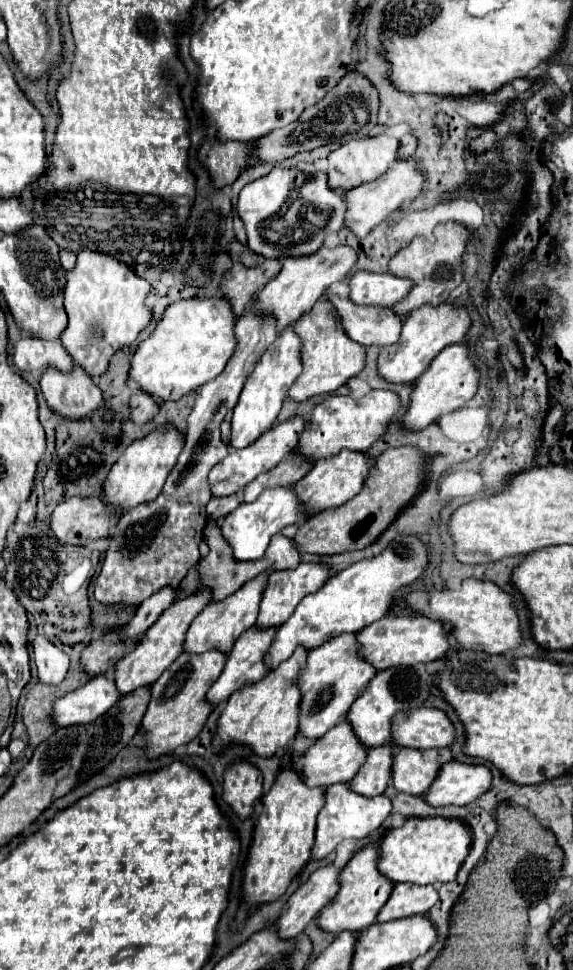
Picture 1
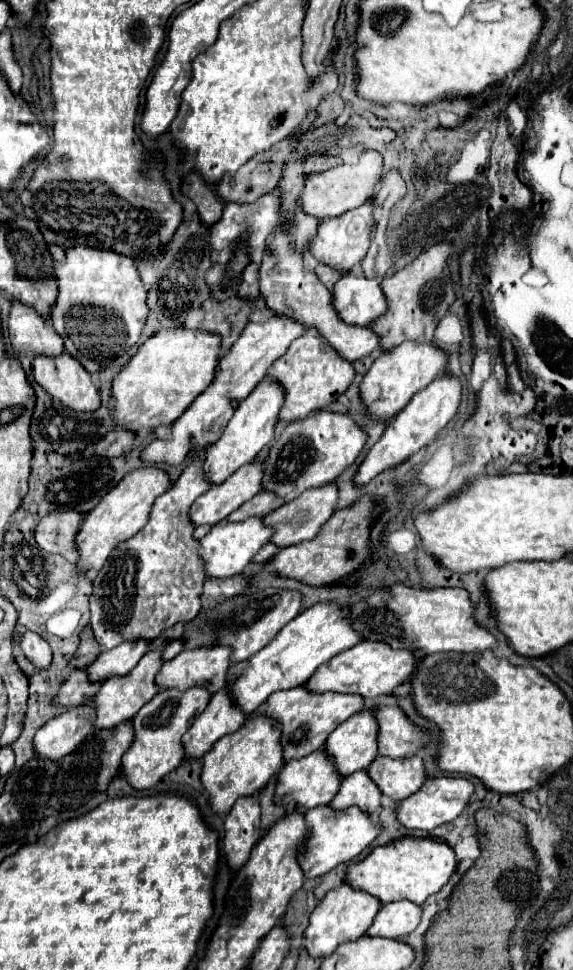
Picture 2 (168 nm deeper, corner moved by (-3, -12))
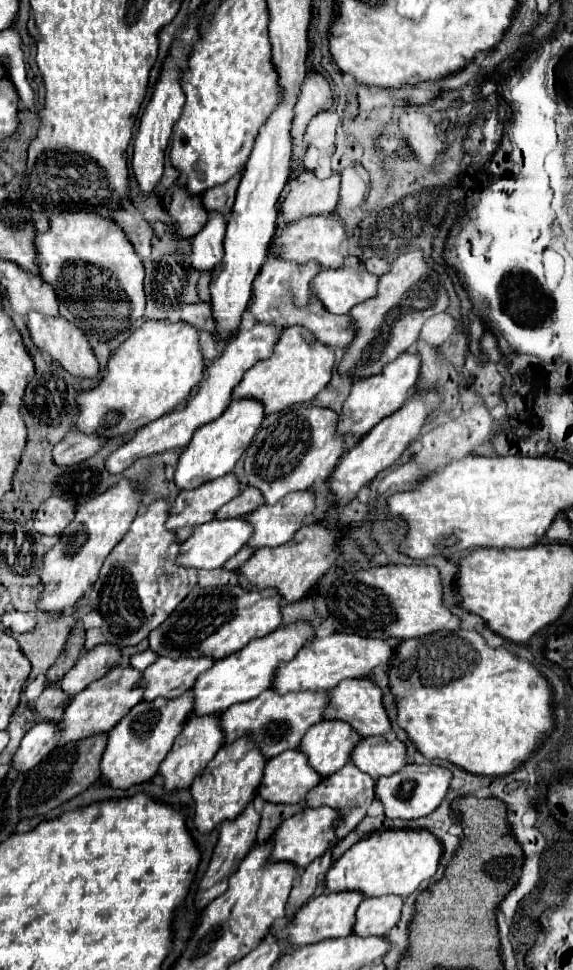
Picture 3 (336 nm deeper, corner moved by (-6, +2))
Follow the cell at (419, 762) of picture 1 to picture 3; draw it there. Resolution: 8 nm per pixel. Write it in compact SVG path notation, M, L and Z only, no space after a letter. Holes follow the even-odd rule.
M364 738L350 752L350 760L356 768L370 774L374 780L390 776L408 764L406 746L396 738Z

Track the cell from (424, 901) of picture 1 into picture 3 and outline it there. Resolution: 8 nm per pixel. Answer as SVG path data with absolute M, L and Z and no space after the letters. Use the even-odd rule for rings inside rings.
M400 896L364 898L358 906L352 932L358 936L384 936L400 920L400 910Z

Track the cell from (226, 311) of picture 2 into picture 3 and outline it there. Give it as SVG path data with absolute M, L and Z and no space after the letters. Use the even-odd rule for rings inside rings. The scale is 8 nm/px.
M202 302L202 304L190 304L190 306L182 306L180 310L180 320L186 324L192 324L196 330L206 330L206 332L214 332L214 318L212 318L212 308L210 304Z

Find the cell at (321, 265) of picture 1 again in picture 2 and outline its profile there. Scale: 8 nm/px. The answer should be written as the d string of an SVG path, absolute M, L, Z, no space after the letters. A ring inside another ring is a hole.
M271 316L265 322L247 322L245 330L241 332L239 340L231 348L229 354L225 354L219 360L219 374L215 376L215 382L211 388L207 388L201 396L197 396L187 412L173 424L173 438L171 440L153 440L141 454L145 462L165 462L165 464L181 464L185 456L207 442L217 442L227 426L227 422L233 416L233 406L229 404L231 398L243 400L249 396L249 392L265 378L269 366L287 352L289 344L299 338L305 332L303 324L297 320L291 320L287 316Z

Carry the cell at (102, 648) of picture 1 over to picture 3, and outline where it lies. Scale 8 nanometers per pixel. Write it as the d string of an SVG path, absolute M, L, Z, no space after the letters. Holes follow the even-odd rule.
M50 684L48 688L44 688L44 692L32 700L32 702L26 702L26 706L32 710L32 712L38 712L40 720L46 720L46 722L58 722L62 718L62 712L64 708L68 706L68 694L64 694L58 684Z

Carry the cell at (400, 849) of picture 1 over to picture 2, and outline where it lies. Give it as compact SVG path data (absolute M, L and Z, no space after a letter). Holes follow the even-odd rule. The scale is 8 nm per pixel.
M399 838L391 844L373 848L367 858L351 864L347 868L345 882L373 894L383 904L393 900L411 900L415 904L423 904L431 894L441 892L455 868L457 858L449 844L435 838Z

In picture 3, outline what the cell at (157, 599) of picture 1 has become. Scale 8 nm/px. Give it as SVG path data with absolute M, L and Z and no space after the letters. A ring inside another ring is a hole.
M100 644L94 650L86 652L76 662L76 666L64 674L58 686L66 694L78 694L88 684L100 680L118 660L120 660L120 650L114 644Z

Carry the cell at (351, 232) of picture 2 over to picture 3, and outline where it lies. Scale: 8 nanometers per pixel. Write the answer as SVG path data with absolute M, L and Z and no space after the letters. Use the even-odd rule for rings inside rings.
M334 214L330 216L310 216L310 218L300 218L294 224L288 224L284 228L278 228L274 234L274 254L282 260L292 260L298 264L306 264L306 262L318 262L322 268L338 268L342 266L344 258L340 256L340 244L344 242L344 224L340 218L336 218Z

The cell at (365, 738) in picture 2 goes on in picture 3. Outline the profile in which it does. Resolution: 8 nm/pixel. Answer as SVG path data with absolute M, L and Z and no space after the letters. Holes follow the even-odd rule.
M322 720L314 724L302 738L298 750L306 754L310 766L326 778L350 762L350 752L362 740L346 722Z

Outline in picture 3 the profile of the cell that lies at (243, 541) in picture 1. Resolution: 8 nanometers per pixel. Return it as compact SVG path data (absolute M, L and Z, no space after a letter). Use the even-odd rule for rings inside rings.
M232 518L232 520L212 520L206 524L200 524L194 528L192 536L180 546L180 554L176 558L178 566L184 568L204 568L204 570L214 570L222 568L228 558L232 558L240 548L246 546L248 538L252 536L252 526L244 522L242 518Z

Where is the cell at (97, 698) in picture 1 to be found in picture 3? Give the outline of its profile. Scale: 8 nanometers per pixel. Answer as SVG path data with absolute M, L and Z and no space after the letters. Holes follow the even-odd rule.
M36 722L30 728L30 732L22 738L18 750L14 752L12 766L18 772L28 772L30 768L34 768L42 758L46 758L54 750L56 738L58 738L56 724Z

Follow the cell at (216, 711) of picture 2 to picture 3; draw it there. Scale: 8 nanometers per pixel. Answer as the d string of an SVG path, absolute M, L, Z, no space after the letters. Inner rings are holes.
M190 716L190 720L186 722L184 730L180 732L180 736L174 742L174 748L170 750L170 754L164 758L158 774L164 778L164 790L170 794L174 790L184 790L190 788L190 784L194 782L194 778L202 776L206 764L214 758L214 754L220 750L222 746L222 728L218 724L218 716L214 718L198 718L198 716Z

